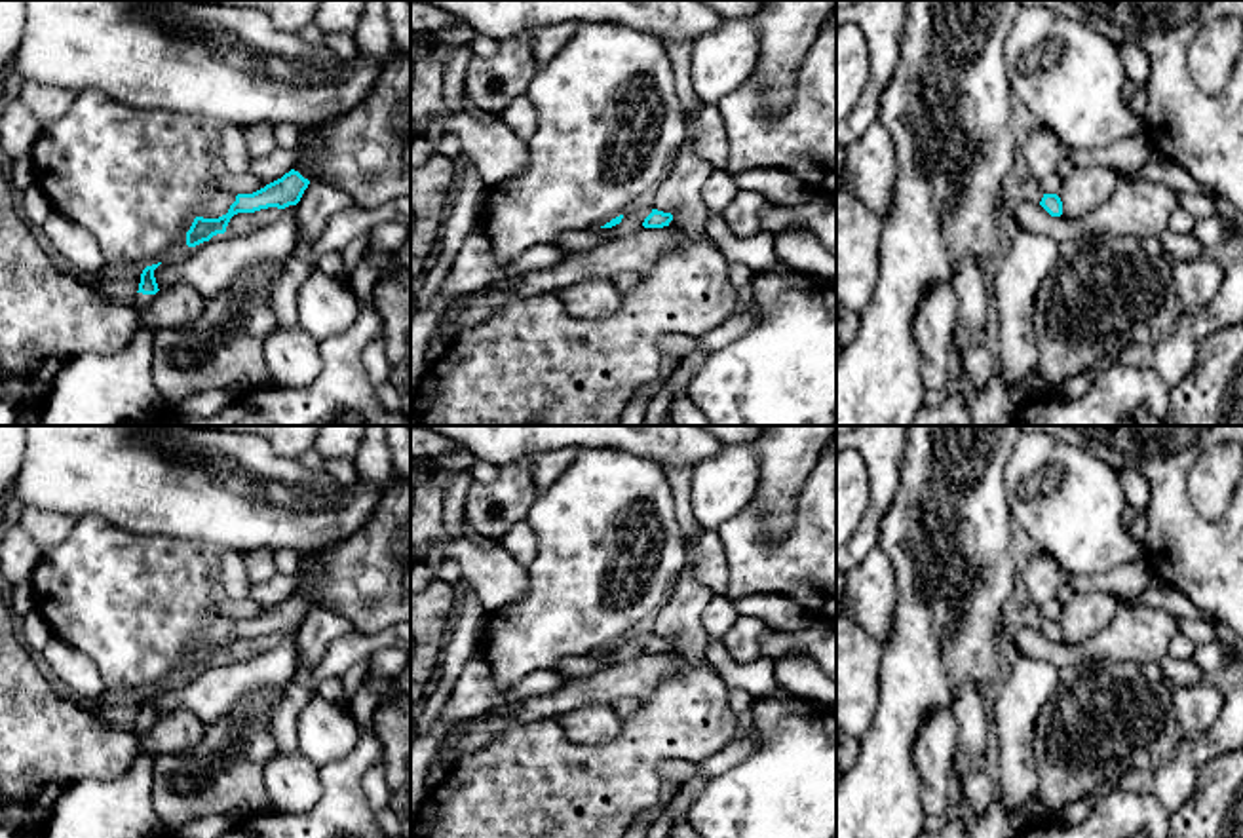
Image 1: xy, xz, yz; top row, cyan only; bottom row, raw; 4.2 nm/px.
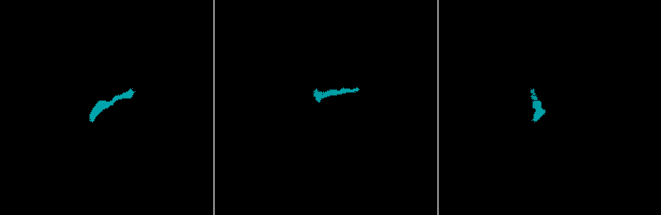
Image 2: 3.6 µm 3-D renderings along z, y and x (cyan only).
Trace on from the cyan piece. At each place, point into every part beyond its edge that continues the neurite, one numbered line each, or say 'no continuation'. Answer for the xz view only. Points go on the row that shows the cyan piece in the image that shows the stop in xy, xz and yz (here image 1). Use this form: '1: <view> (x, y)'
no continuation

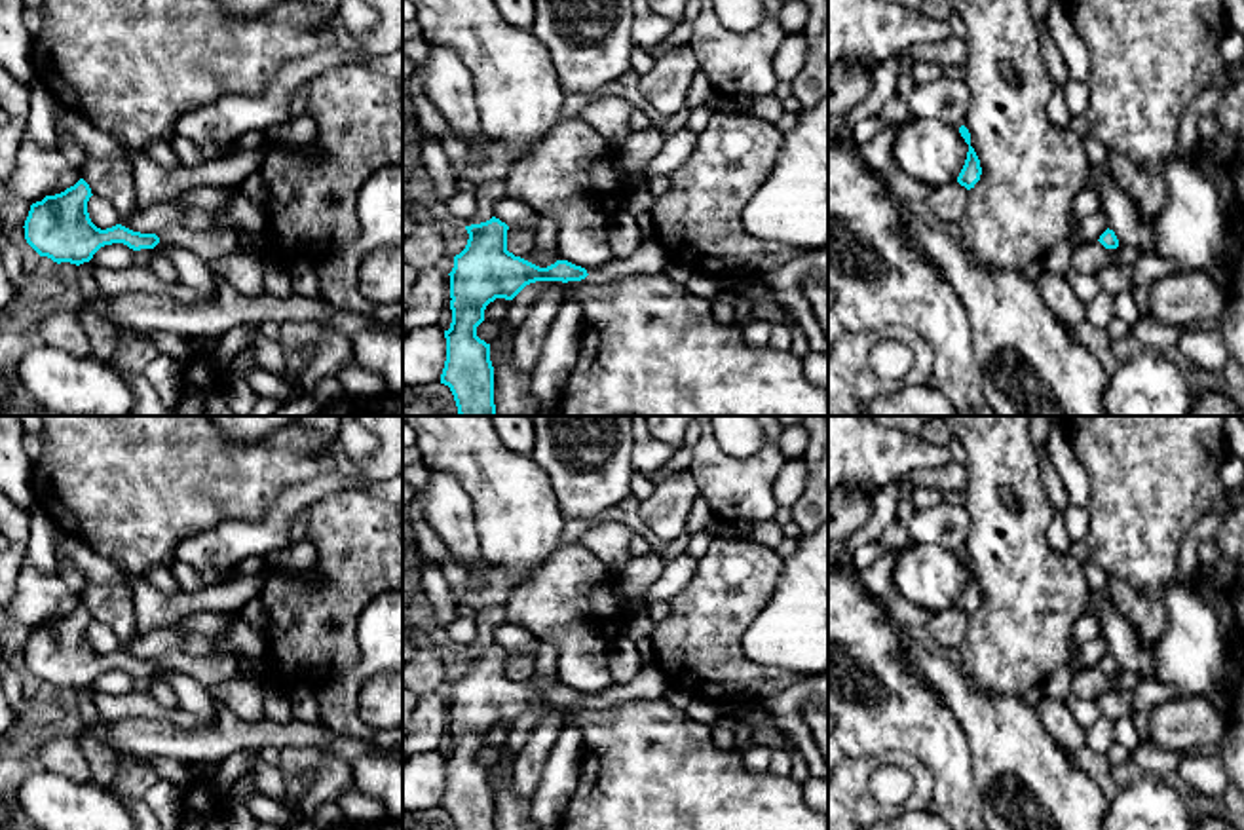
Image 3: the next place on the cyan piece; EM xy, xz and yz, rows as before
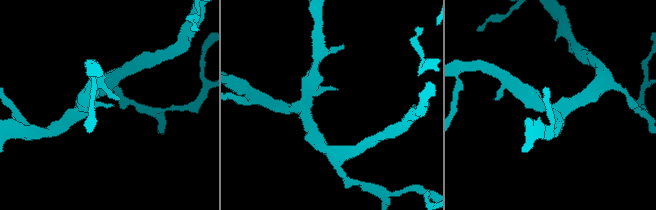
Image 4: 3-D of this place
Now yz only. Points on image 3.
no continuation

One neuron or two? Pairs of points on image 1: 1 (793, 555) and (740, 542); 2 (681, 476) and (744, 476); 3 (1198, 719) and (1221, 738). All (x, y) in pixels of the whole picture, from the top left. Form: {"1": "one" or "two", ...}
{"1": "one", "2": "two", "3": "two"}

